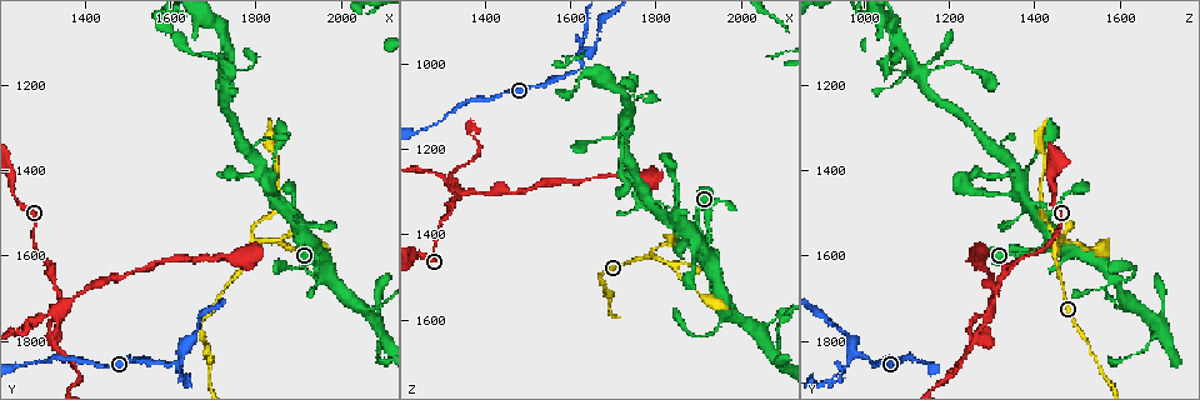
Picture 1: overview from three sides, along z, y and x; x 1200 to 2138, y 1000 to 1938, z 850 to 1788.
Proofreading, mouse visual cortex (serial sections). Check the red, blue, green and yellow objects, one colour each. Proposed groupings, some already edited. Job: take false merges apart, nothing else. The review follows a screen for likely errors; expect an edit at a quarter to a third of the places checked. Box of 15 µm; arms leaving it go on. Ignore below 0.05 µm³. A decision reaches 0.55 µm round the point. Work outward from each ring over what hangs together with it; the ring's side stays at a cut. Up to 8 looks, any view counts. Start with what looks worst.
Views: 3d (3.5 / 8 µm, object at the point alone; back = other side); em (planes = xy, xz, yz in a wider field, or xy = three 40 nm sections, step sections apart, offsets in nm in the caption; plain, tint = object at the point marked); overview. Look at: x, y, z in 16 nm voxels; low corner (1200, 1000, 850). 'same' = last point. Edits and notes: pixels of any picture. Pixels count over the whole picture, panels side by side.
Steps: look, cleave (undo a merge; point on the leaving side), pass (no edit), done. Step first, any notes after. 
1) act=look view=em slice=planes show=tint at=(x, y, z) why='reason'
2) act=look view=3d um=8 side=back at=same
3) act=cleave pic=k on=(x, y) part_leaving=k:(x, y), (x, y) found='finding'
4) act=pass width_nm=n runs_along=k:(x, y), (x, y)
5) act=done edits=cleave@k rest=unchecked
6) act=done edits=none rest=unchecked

act=look view=3d um=3.5 at=(1345, 1705, 1305) why='four arms meet'

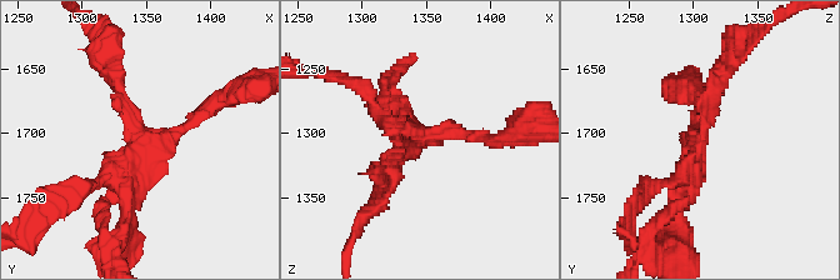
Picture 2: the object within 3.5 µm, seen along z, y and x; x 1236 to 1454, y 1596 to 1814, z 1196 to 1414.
act=look view=em slice=xy step=2 show=tint at=(1344, 1706, 1304) why='need the tissue'

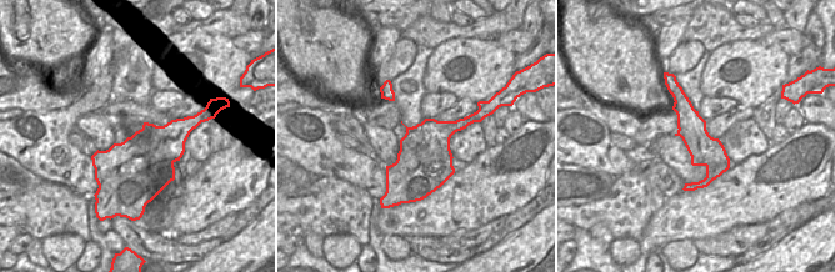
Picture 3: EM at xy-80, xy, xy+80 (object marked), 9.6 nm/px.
act=cleave pic=2 on=(73, 206) part_leaving=2:(136, 138), (159, 145), (236, 91) found='two cells meet here'

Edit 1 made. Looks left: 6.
act=look view=3d um=3.5 at=(1790, 1570, 1455) why='two arms in line, one across'

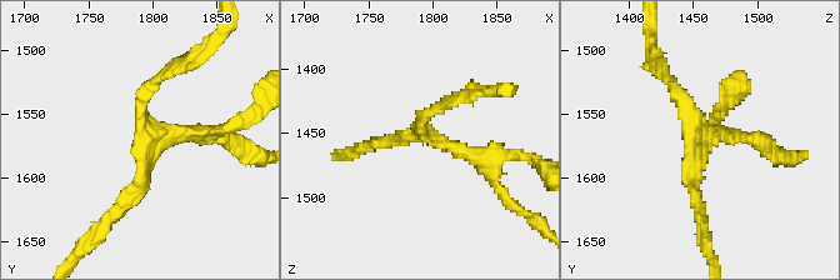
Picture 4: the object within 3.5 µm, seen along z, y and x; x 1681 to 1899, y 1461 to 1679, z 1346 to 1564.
act=look view=em slice=xy step=3 show=tint at=(1792, 1570, 1448) arms=3 arm_widths_nm=150,150,200 why='shape alone is not enough'

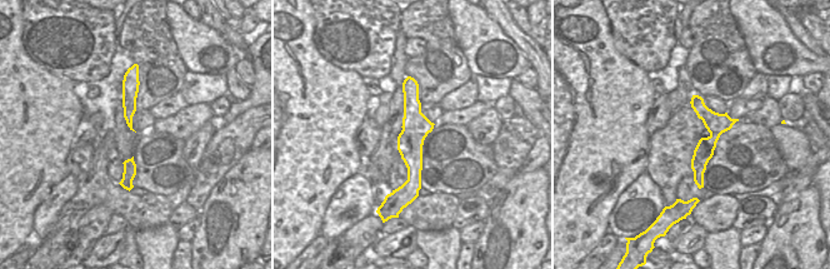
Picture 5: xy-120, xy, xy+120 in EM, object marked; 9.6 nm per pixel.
act=look view=em slice=xy step=2 show=tint at=same

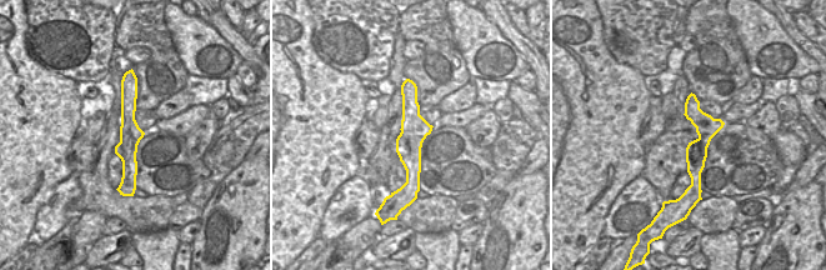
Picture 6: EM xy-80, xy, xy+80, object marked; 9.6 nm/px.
act=pass runs_along=6:(128, 81), (129, 185), (131, 189) found='all the same cell'

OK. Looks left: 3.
act=look view=3d um=8 at=(1620, 1825, 975) why='calibre changes'

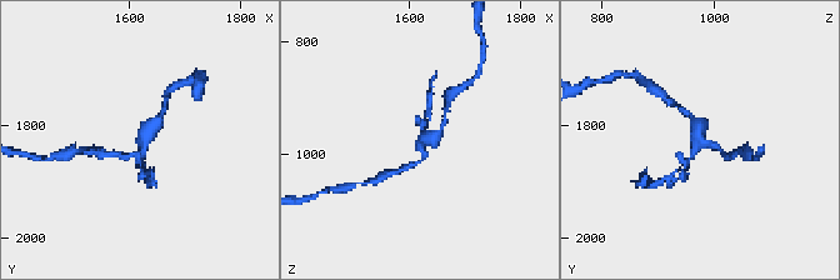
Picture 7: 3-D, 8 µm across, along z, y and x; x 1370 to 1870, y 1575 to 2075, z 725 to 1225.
act=look view=em slice=planes show=tint at=(1620, 1835, 985) arms=3 arm_widths_nm=150,150,400 why='need the tissue'

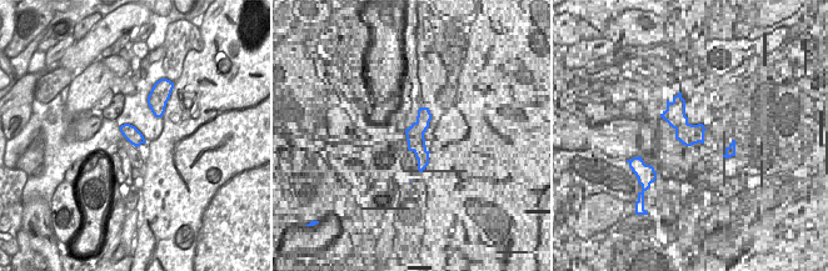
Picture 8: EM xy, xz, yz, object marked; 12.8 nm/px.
act=cleave pic=7 on=(150, 173) part_leaving=7:(689, 160), (680, 178), (653, 184) found='a second cell is stuck on'

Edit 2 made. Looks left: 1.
act=done edits=cleave@2,cleave@7 rest=unchecked

